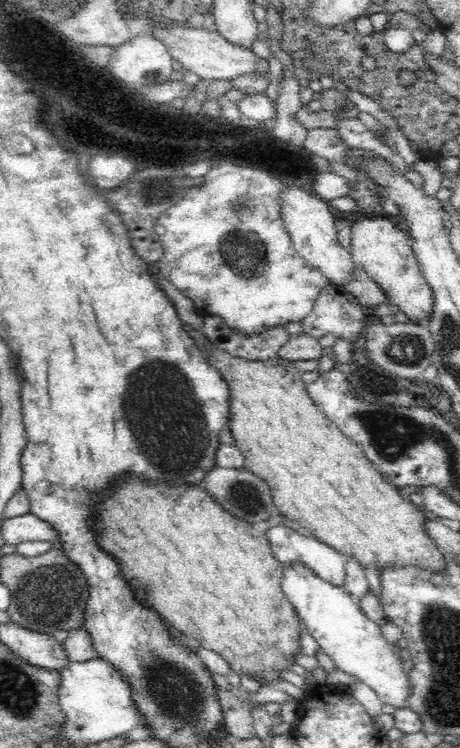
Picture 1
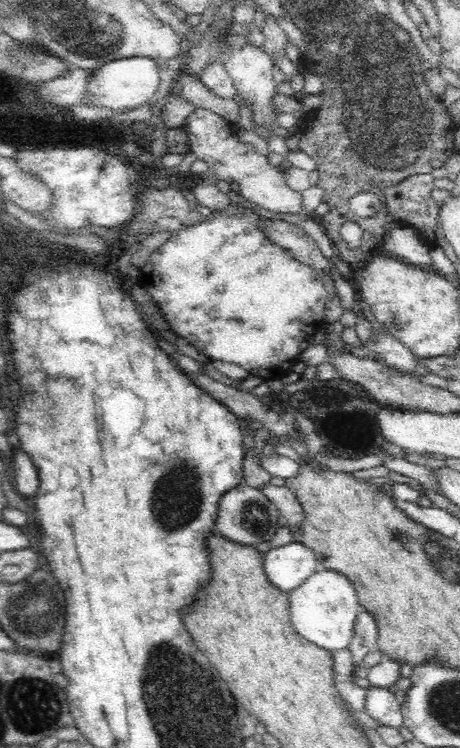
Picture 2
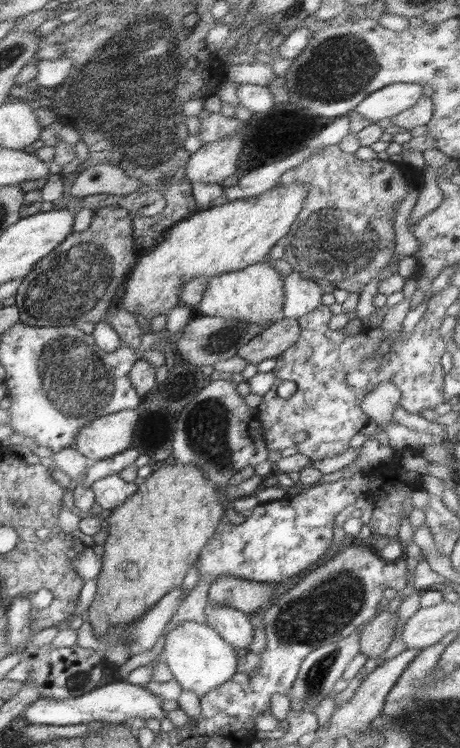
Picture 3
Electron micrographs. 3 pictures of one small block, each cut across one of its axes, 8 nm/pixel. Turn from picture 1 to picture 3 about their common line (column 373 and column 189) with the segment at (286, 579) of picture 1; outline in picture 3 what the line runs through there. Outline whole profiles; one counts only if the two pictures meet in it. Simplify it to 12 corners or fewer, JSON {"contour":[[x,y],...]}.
{"contour":[[209,625],[166,633],[160,660],[202,698],[236,674],[235,649]]}

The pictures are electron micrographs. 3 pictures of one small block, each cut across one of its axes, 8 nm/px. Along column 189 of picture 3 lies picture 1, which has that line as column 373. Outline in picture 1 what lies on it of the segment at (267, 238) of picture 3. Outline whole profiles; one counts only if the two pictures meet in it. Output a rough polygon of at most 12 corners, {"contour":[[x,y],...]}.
{"contour":[[392,217],[351,226],[353,263],[427,324],[434,295]]}

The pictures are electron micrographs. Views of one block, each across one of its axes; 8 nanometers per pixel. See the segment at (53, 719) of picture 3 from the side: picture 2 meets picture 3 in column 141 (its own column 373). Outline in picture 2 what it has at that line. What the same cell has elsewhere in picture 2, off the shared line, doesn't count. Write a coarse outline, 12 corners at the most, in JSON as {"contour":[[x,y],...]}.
{"contour":[[368,687],[365,712],[380,725],[403,726],[401,705],[387,688]]}

